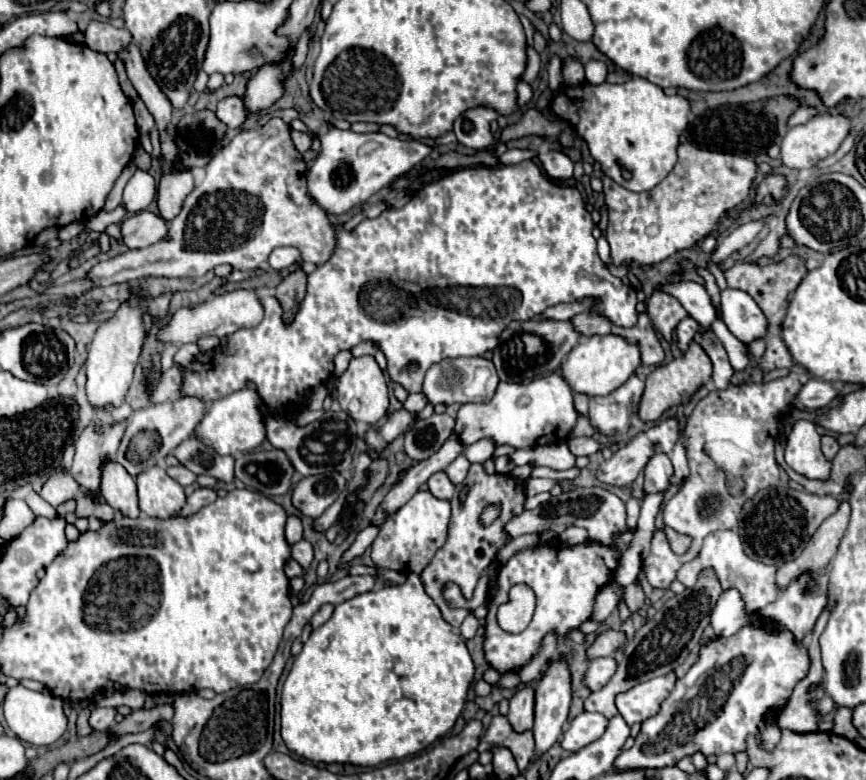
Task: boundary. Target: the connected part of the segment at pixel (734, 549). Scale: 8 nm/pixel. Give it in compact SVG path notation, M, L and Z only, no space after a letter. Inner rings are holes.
M715 530L711 534L707 534L707 538L703 540L703 548L699 552L699 556L685 564L679 572L677 572L677 580L681 582L693 582L693 570L695 572L701 572L703 568L709 568L713 566L717 576L719 576L719 582L723 588L729 588L729 586L735 586L743 600L745 600L745 608L747 612L755 614L759 612L763 606L775 602L775 598L779 596L779 586L775 582L775 566L767 566L763 562L757 562L757 560L751 560L745 552L743 552L743 546L741 546L741 538L737 532L733 530Z

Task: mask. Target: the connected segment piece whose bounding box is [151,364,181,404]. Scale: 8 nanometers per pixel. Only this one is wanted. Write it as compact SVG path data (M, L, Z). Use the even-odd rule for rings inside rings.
M173 364L173 368L159 378L159 386L157 386L155 394L151 396L151 400L153 400L151 404L165 402L169 396L177 394L179 384L181 384L181 366L179 364Z

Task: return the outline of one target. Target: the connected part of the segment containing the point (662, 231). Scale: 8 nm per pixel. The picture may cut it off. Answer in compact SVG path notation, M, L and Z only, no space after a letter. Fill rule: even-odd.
M681 144L679 146L679 160L671 174L659 182L649 192L629 192L621 188L611 178L603 178L603 194L609 214L609 226L607 226L607 242L611 246L613 264L627 264L627 266L639 266L639 264L659 264L665 258L673 256L675 252L681 252L685 248L691 248L705 236L717 230L719 220L725 212L733 210L741 202L749 198L751 184L757 176L757 164L751 158L739 156L739 154L725 154L725 152L711 152L701 150L693 144Z

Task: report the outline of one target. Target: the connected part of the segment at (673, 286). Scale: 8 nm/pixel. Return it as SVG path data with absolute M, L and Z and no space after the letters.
M673 280L659 286L659 290L675 296L681 306L689 312L689 316L699 322L699 326L709 328L717 320L717 308L713 306L711 296L707 294L703 284L691 280Z

